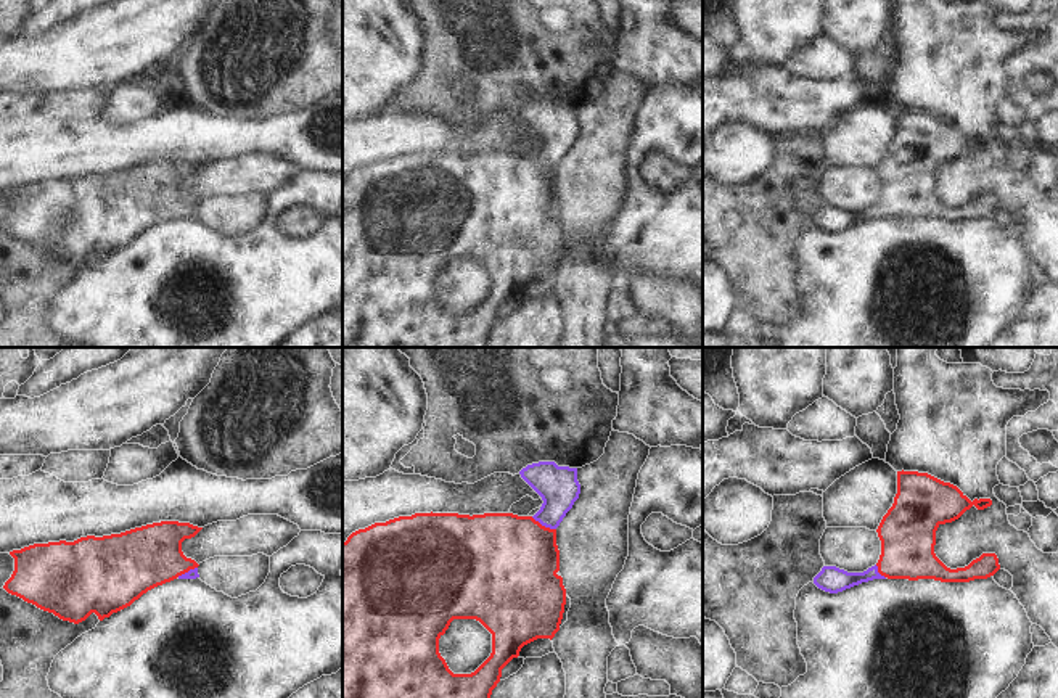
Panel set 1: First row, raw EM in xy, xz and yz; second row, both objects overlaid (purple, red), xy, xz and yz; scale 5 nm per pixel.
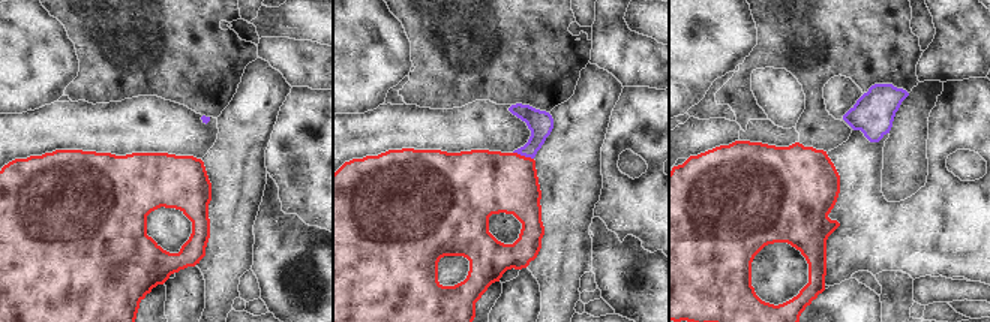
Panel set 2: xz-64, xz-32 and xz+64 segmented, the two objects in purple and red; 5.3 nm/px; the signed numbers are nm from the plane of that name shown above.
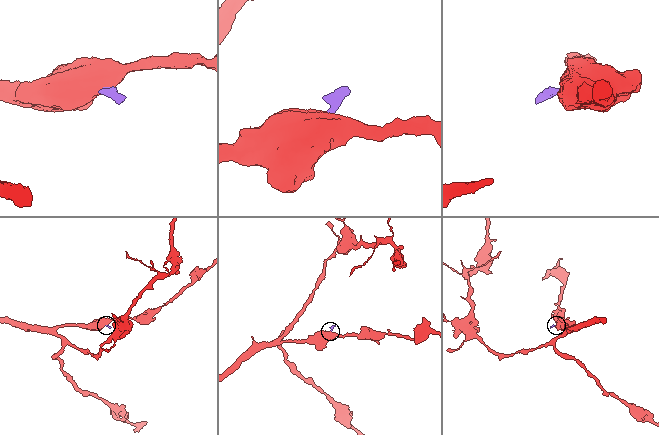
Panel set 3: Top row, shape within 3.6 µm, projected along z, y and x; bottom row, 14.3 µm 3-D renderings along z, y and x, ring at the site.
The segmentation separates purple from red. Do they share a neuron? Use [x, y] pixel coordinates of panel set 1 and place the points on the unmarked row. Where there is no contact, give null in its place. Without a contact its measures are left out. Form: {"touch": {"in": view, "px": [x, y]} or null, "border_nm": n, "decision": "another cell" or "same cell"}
{"touch": {"in": "xz", "px": [544, 164]}, "border_nm": 140, "decision": "same cell"}

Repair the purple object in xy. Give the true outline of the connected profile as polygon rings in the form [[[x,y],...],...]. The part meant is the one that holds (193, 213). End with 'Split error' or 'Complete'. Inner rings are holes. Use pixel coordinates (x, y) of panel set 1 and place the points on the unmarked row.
[[[161,161],[103,177],[34,183],[10,191],[14,198],[14,211],[3,228],[63,261],[79,264],[92,253],[103,261],[158,225],[177,217],[199,217],[199,204],[183,195],[182,182],[195,177],[201,169],[190,162]]]. Split error

